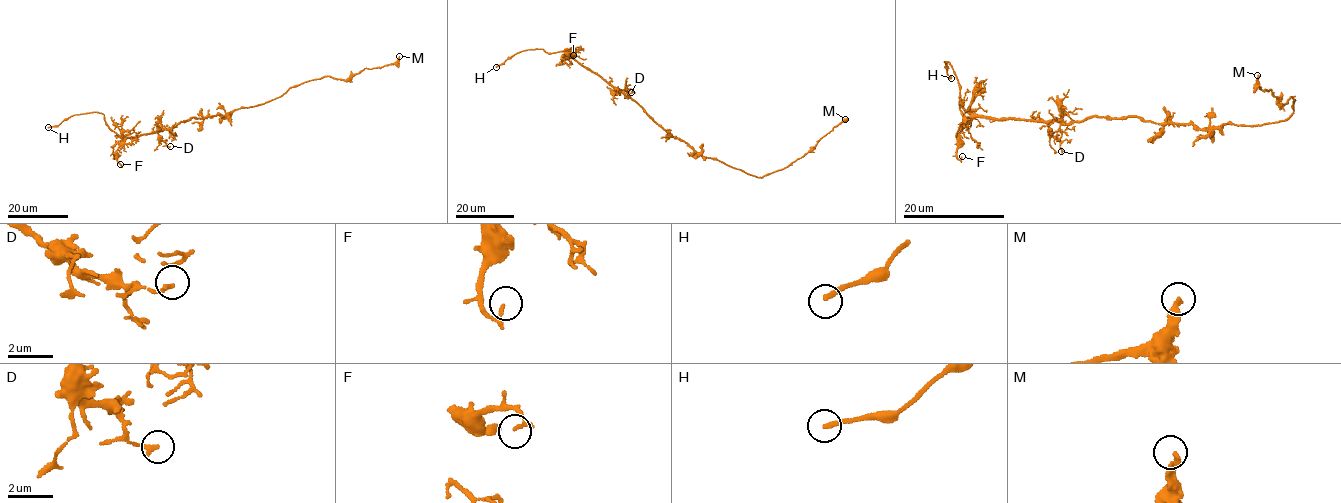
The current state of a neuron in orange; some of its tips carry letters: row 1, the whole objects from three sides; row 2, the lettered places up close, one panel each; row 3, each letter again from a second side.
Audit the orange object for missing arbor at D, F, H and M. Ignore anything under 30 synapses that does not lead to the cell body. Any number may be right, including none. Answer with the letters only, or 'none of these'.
H

